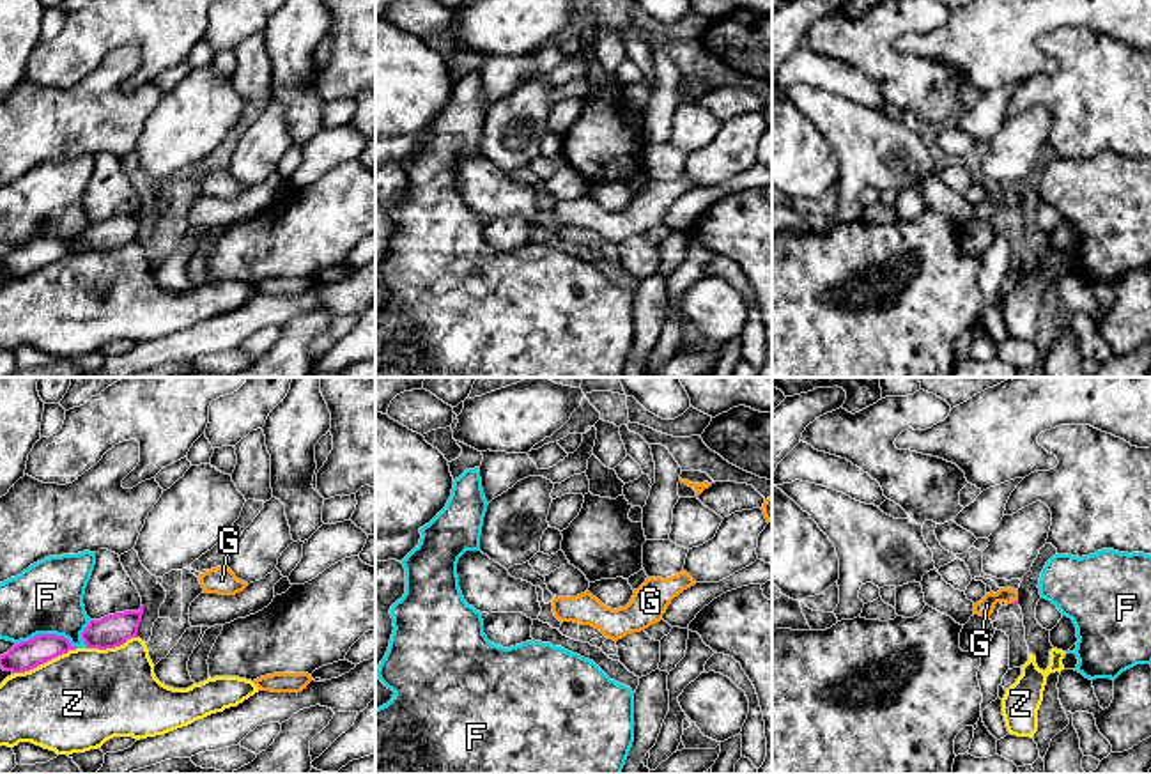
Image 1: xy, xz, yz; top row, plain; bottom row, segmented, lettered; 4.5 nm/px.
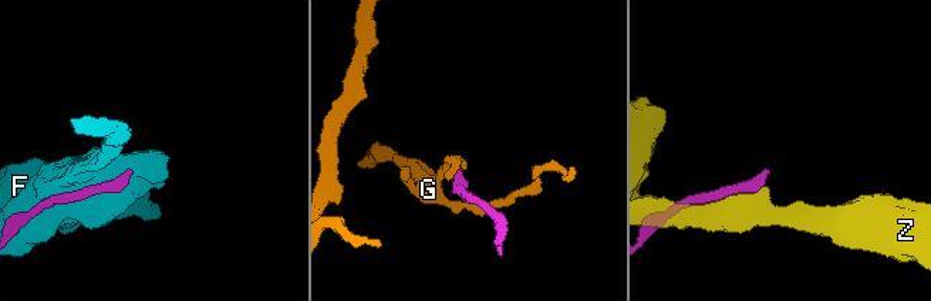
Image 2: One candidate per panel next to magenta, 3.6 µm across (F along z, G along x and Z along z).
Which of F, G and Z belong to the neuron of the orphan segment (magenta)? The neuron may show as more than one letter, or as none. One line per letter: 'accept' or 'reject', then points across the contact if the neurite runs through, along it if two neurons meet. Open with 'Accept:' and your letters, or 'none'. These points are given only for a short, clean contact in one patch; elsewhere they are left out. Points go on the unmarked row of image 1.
Accept: G
F: reject
G: accept; runs through yz (1015, 204), (1011, 206), (994, 201), (987, 208)
Z: reject

